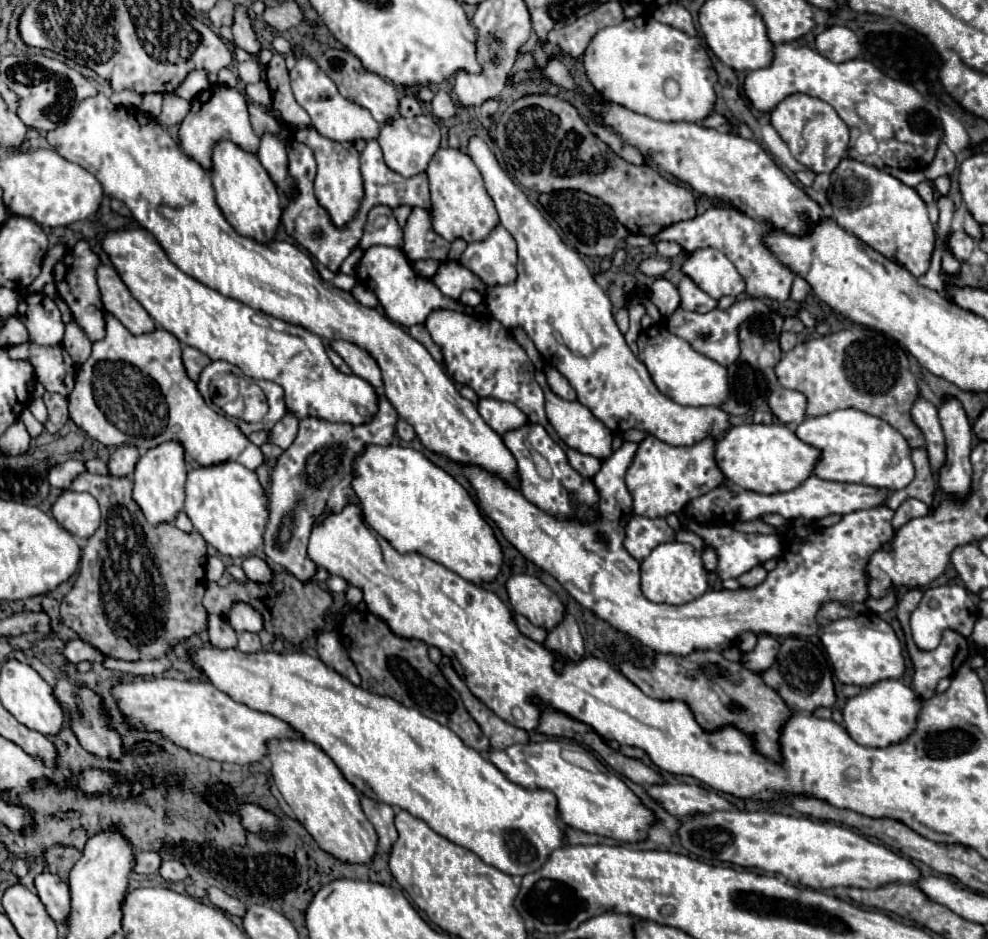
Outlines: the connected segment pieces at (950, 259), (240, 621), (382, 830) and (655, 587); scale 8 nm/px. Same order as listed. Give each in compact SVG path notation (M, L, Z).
M943 243L943 249L945 249L945 251L943 251L943 265L941 265L943 271L945 271L945 273L957 273L959 267L961 267L961 263L951 255L951 251L947 249L947 243Z
M235 603L227 615L231 627L239 633L239 631L251 631L251 633L259 633L263 629L263 617L247 603Z
M361 797L361 805L363 805L363 813L367 815L367 819L373 823L377 837L379 837L379 847L385 853L391 853L393 843L397 841L397 829L395 829L395 813L389 805Z
M669 541L655 547L641 561L641 591L653 603L671 603L683 605L707 591L707 571L701 561L701 553L689 545L679 541Z

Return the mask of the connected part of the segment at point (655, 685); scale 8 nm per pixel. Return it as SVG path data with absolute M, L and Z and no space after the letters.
M693 651L687 657L657 653L651 667L641 667L629 659L615 659L615 663L619 665L621 673L645 695L655 699L683 699L705 731L735 725L753 735L759 753L771 759L779 757L779 727L783 725L783 719L791 715L791 711L787 711L783 699L779 699L779 695L775 695L775 691L763 683L761 675L747 671L741 667L741 663L727 661L719 651Z

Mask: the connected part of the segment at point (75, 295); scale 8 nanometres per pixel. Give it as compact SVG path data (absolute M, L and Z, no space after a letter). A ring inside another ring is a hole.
M79 241L73 249L65 253L65 257L55 265L55 285L63 301L69 305L73 319L83 327L87 337L91 341L103 339L103 303L99 297L97 289L97 279L95 279L95 267L99 265L99 257L89 249L85 241Z

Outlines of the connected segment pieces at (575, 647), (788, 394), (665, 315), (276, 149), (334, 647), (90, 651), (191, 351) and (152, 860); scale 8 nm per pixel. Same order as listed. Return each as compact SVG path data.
M565 611L561 623L549 631L549 637L543 645L547 649L563 653L571 661L579 661L583 657L583 637L579 633L577 621L569 611Z
M777 387L769 395L769 407L771 407L773 415L785 425L789 425L789 423L799 425L805 419L805 405L807 405L807 399L799 391Z
M658 277L648 289L651 303L659 309L661 319L669 319L679 309L680 295L677 286L664 277Z
M263 133L257 157L273 177L277 187L281 187L285 193L291 193L291 181L287 179L287 153L281 139L277 135Z
M321 631L317 635L317 653L319 653L319 659L323 659L323 663L327 663L329 667L335 667L335 671L339 671L341 675L347 675L351 683L359 685L359 673L351 663L347 651L343 651L343 645L339 643L339 637L335 631Z
M81 639L77 641L69 641L67 643L67 651L63 653L67 663L81 663L81 661L95 661L101 663L105 659L105 655L101 655L95 647L91 647L89 643L83 643Z
M185 347L185 349L183 349L183 365L185 365L185 369L187 369L187 375L189 375L193 381L199 379L199 373L201 373L209 363L211 363L211 359L209 359L205 353L197 351L195 347Z
M153 851L135 853L135 865L133 865L135 873L155 873L159 865L161 865L161 859Z

